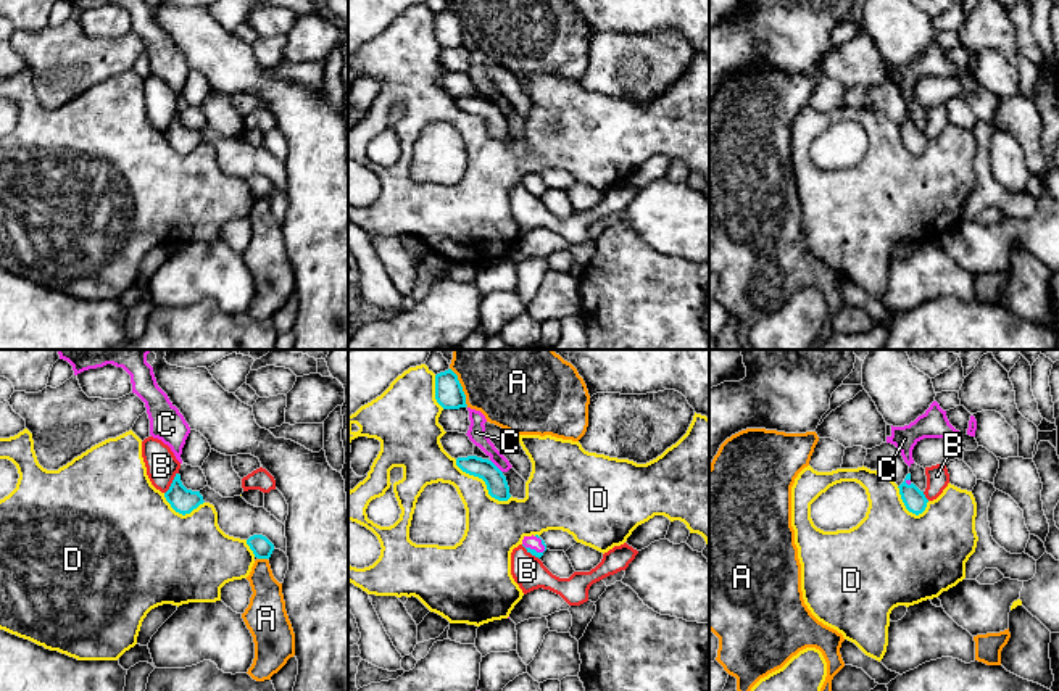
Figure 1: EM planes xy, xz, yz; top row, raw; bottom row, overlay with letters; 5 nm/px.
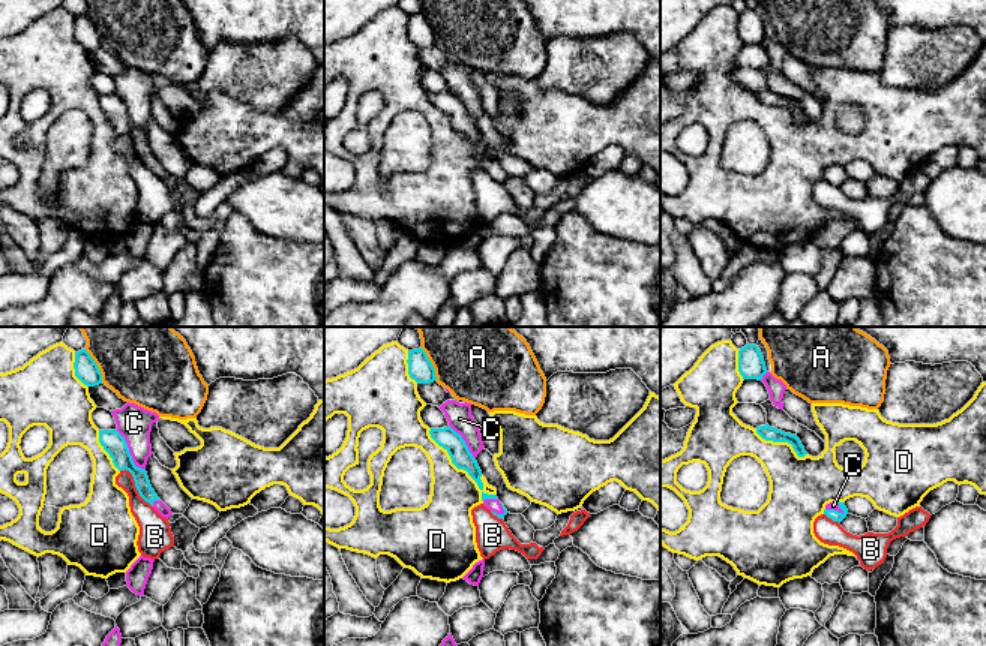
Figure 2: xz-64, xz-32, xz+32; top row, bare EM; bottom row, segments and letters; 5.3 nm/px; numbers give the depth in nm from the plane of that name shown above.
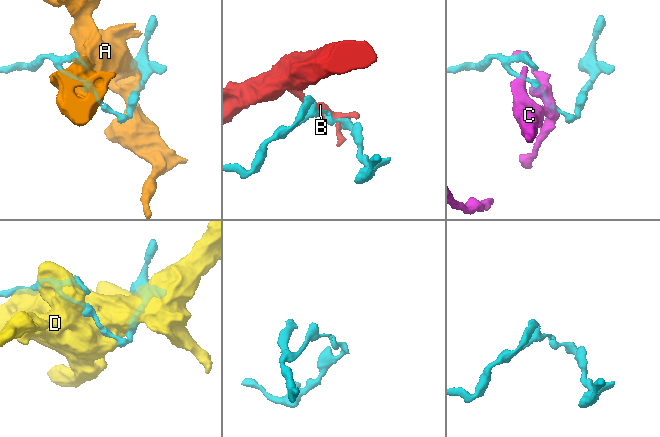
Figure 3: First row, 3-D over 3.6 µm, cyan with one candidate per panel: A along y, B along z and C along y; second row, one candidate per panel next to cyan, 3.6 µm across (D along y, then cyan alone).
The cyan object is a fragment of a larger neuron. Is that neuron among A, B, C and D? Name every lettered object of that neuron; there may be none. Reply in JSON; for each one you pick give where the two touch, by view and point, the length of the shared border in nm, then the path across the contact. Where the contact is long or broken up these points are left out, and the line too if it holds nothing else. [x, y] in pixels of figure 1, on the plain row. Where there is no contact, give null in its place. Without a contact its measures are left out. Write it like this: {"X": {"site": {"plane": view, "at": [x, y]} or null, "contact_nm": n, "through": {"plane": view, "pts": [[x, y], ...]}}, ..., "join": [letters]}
{"C": {"site": {"plane": "xz", "at": [495, 105]}, "contact_nm": 90}, "join": ["C"]}

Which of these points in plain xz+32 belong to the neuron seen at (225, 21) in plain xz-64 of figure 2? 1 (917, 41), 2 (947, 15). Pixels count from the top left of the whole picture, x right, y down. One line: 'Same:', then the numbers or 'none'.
Same: 2

